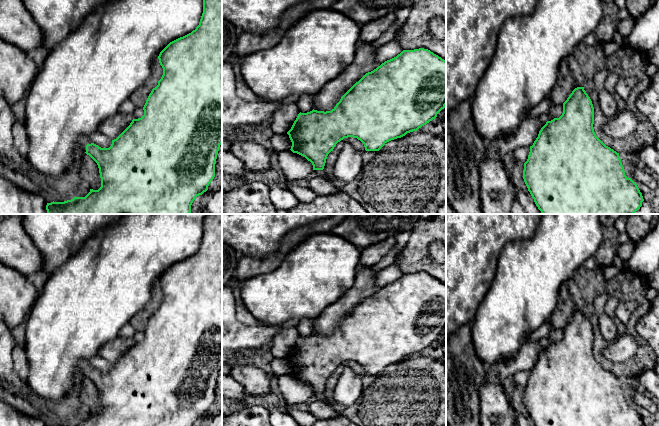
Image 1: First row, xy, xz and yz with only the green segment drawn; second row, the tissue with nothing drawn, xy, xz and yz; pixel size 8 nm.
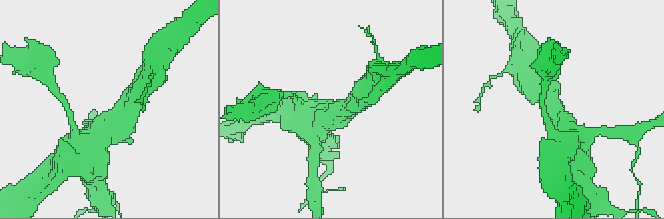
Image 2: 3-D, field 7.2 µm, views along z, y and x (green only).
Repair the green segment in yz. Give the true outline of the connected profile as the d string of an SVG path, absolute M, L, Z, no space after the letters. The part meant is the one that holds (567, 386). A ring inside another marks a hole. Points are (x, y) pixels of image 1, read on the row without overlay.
M584 311L575 312L563 327L563 337L559 342L547 345L539 355L538 361L530 370L527 385L524 387L523 403L534 426L643 426L643 420L637 408L625 399L619 377L606 370L595 358L594 352L594 331Z

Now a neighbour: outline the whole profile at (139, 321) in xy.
M156 282L151 292L150 301L132 318L130 322L137 331L144 331L149 318L152 313L158 309L158 305L161 303L162 299L163 292L159 287L159 283Z

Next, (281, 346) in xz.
M289 323L272 340L269 350L276 359L286 358L299 337L297 323Z

